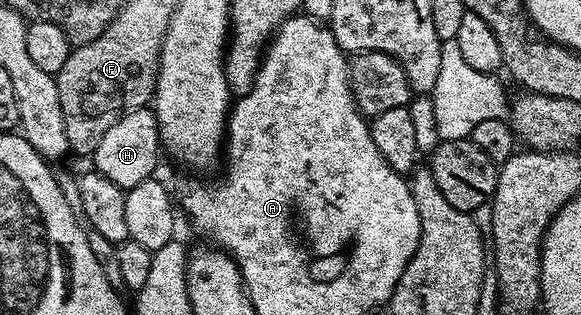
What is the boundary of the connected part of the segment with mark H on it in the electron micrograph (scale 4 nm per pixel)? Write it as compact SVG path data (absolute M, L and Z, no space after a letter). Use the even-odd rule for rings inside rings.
M150 107L135 108L131 112L124 112L121 119L113 122L109 130L105 130L105 138L101 138L93 157L93 168L109 178L109 182L126 190L156 175L155 167L159 164L159 156L161 157L159 123L155 113Z

